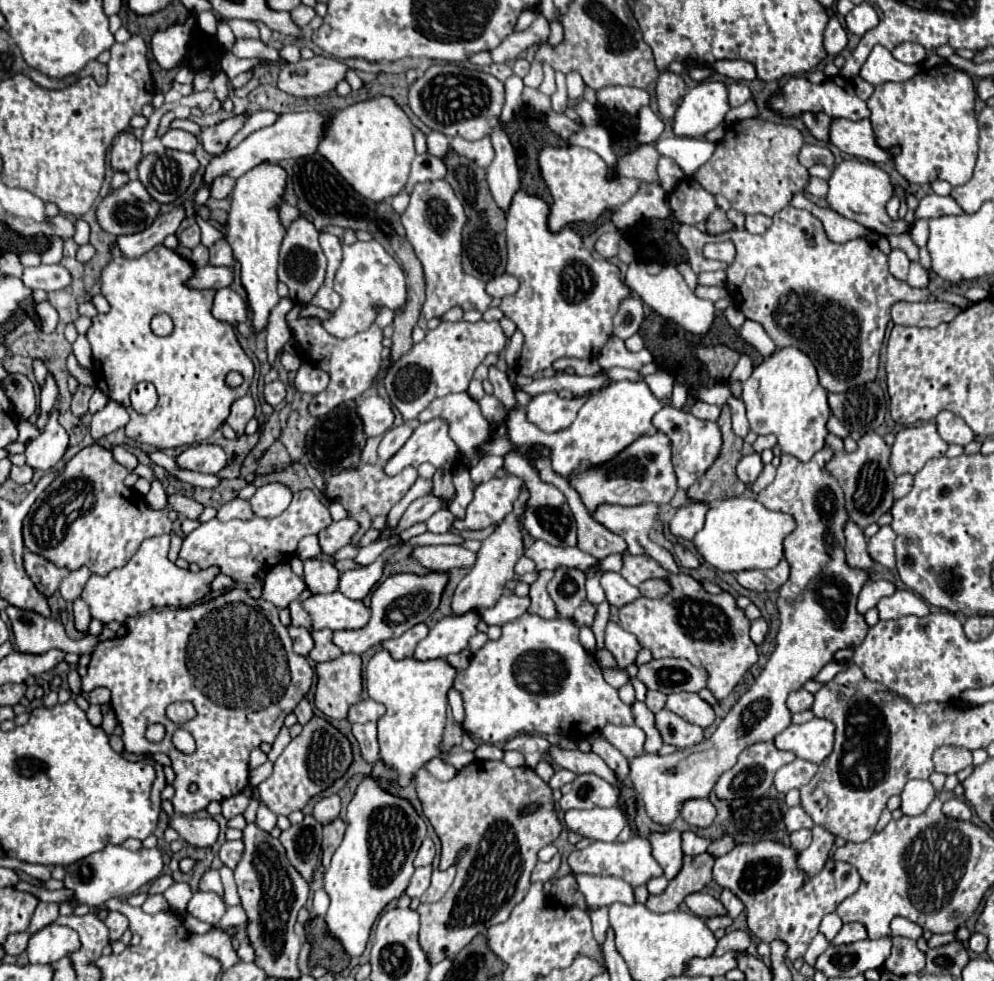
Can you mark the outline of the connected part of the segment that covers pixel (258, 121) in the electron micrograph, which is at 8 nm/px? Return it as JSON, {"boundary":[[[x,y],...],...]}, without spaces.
{"boundary":[[[261,110],[261,112],[255,112],[247,122],[245,122],[245,126],[229,140],[229,144],[227,144],[227,148],[225,150],[231,150],[231,148],[235,148],[239,142],[243,142],[251,132],[255,132],[255,130],[259,130],[259,128],[263,128],[263,126],[269,126],[269,124],[273,124],[273,120],[277,120],[277,114],[275,112],[269,112],[269,110]]]}

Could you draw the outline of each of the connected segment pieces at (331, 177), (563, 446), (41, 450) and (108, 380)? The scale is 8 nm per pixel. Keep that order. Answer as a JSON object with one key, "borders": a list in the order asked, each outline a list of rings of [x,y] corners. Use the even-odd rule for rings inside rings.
{"borders":[[[[311,154],[305,158],[295,160],[293,166],[293,190],[299,198],[299,206],[311,214],[313,224],[321,230],[327,224],[333,226],[341,226],[341,228],[351,228],[351,230],[365,230],[369,234],[373,234],[373,238],[377,242],[381,242],[385,246],[385,250],[399,262],[401,270],[405,272],[407,278],[407,302],[405,306],[395,310],[395,320],[393,320],[393,346],[391,346],[391,360],[397,360],[401,354],[405,354],[411,346],[411,330],[417,324],[417,318],[421,314],[421,306],[425,302],[425,280],[423,280],[423,268],[421,262],[417,260],[413,246],[407,242],[405,238],[405,230],[401,226],[401,218],[397,216],[397,212],[393,212],[389,202],[381,202],[381,204],[373,204],[371,200],[365,200],[363,196],[359,196],[345,180],[343,176],[331,166],[329,160],[325,160],[321,154]]],[[[621,380],[621,382],[611,382],[599,392],[591,394],[587,402],[581,406],[575,422],[567,430],[547,434],[547,432],[533,428],[535,424],[527,420],[525,408],[509,410],[507,430],[509,430],[511,442],[515,444],[543,444],[545,448],[549,448],[553,470],[561,474],[563,478],[567,478],[569,472],[573,472],[573,468],[587,468],[589,464],[603,464],[605,460],[611,460],[613,456],[617,456],[621,448],[627,448],[639,436],[655,434],[657,430],[653,428],[651,418],[659,410],[661,410],[661,402],[653,396],[653,392],[643,380],[637,380],[637,382]]],[[[53,410],[49,416],[49,424],[45,426],[45,432],[33,438],[31,444],[25,448],[27,464],[37,470],[49,470],[61,460],[61,456],[67,450],[67,444],[69,436],[65,428],[57,422],[57,410]]],[[[159,244],[159,246],[153,248],[153,250],[149,250],[145,256],[139,256],[137,260],[125,260],[125,258],[121,256],[121,252],[117,252],[117,246],[113,246],[113,260],[105,266],[105,270],[103,270],[103,274],[101,274],[101,294],[103,294],[103,296],[107,298],[107,302],[111,304],[111,312],[109,312],[109,314],[99,314],[99,316],[95,316],[95,318],[93,318],[93,326],[87,330],[87,340],[89,340],[91,350],[93,350],[93,374],[95,374],[97,382],[105,384],[103,388],[107,388],[107,390],[103,390],[103,392],[109,394],[111,400],[123,404],[123,406],[127,408],[129,416],[131,416],[131,422],[125,426],[125,434],[127,434],[129,438],[137,440],[137,442],[155,446],[155,448],[159,448],[159,450],[161,450],[161,448],[175,448],[175,446],[191,446],[191,444],[199,444],[199,442],[207,440],[207,438],[225,422],[225,418],[229,416],[231,402],[237,400],[239,396],[247,394],[255,372],[253,362],[247,358],[247,354],[241,350],[241,346],[239,346],[239,342],[237,342],[237,338],[235,338],[233,326],[231,326],[231,324],[225,324],[225,322],[221,322],[221,320],[217,320],[217,318],[213,318],[213,314],[211,314],[213,290],[203,290],[203,292],[199,292],[199,290],[191,290],[191,288],[185,286],[185,280],[187,280],[191,274],[193,274],[191,262],[183,260],[181,256],[177,256],[173,250],[165,248],[163,244]],[[161,312],[169,314],[169,316],[173,318],[173,322],[175,322],[175,330],[173,330],[173,334],[169,334],[167,338],[155,336],[155,334],[151,332],[151,326],[149,326],[151,318],[153,318],[155,314],[161,314]],[[229,372],[239,372],[239,374],[243,376],[243,384],[237,386],[237,388],[229,388],[229,386],[225,384],[225,376],[227,376]],[[139,382],[151,382],[151,384],[157,388],[157,394],[159,394],[157,406],[155,406],[149,414],[145,414],[145,416],[143,416],[143,414],[137,414],[137,412],[131,408],[131,402],[129,402],[129,392],[131,392],[133,386],[139,384]]]]}

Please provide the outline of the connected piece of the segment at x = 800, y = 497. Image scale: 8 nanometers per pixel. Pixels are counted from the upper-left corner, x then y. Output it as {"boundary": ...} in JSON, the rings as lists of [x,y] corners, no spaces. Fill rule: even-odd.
{"boundary":[[[827,446],[809,462],[781,454],[775,480],[757,494],[757,500],[765,508],[787,512],[797,522],[797,528],[783,540],[783,552],[791,566],[791,574],[779,590],[777,606],[781,614],[781,628],[777,634],[777,648],[769,656],[767,666],[721,720],[709,740],[703,740],[685,750],[677,750],[669,756],[641,754],[629,762],[629,778],[637,790],[637,796],[643,802],[647,816],[657,824],[671,826],[679,818],[681,806],[687,800],[707,798],[721,772],[733,768],[739,754],[747,746],[773,740],[773,736],[783,732],[791,724],[789,708],[785,708],[787,696],[793,690],[799,690],[807,680],[815,678],[817,672],[833,660],[837,650],[859,646],[865,638],[865,632],[869,630],[863,616],[855,608],[857,596],[867,582],[867,572],[851,570],[845,564],[843,530],[849,522],[849,514],[845,510],[839,482],[825,468],[833,452],[835,448]]]}

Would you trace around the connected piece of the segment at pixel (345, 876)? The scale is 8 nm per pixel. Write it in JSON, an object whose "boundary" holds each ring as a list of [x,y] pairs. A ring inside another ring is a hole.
{"boundary":[[[367,776],[359,786],[357,792],[347,808],[347,832],[341,842],[341,846],[335,850],[331,858],[331,866],[325,872],[325,892],[331,898],[329,912],[325,916],[325,924],[329,928],[329,934],[341,942],[345,952],[353,958],[361,956],[365,952],[373,922],[381,914],[381,910],[405,892],[409,886],[409,880],[413,876],[413,860],[417,856],[417,848],[421,846],[423,838],[427,834],[425,820],[415,812],[415,808],[397,796],[391,796],[383,792],[371,776]]]}

